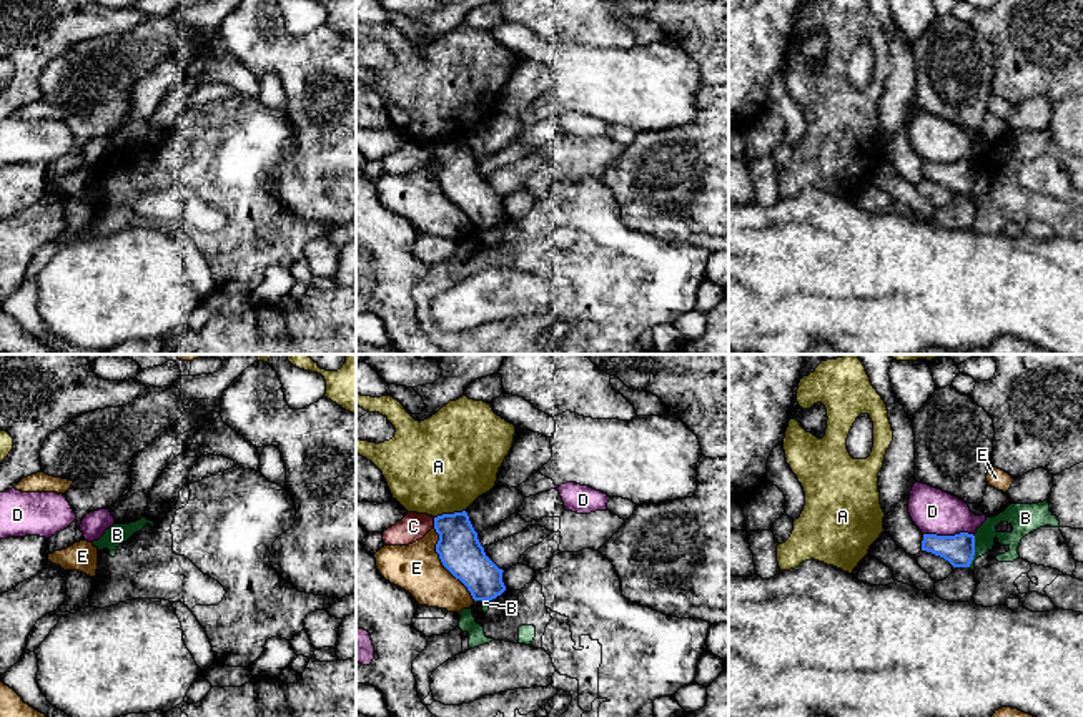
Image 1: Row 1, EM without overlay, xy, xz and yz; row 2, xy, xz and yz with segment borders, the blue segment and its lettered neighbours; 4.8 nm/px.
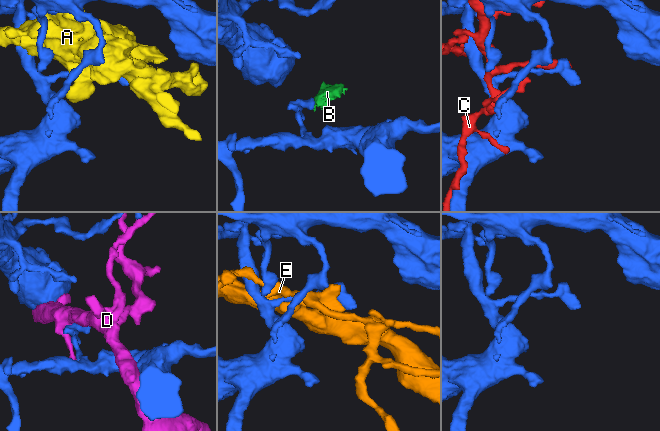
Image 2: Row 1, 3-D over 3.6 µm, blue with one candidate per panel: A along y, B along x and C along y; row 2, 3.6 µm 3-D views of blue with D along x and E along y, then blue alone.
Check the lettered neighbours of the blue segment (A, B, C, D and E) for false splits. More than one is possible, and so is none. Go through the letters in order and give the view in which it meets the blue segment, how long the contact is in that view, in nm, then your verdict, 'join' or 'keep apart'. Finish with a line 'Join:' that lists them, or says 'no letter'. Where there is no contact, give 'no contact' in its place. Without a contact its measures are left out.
A: xz | 160 nm | keep apart
B: yz | 160 nm | keep apart
C: xz | 50 nm | keep apart
D: yz | 240 nm | keep apart
E: xz | 400 nm | keep apart
Join: no letter

